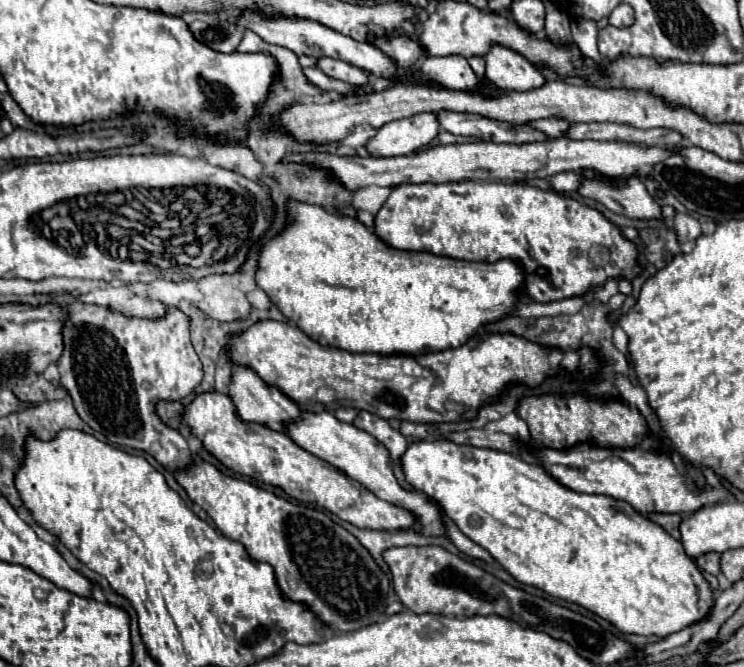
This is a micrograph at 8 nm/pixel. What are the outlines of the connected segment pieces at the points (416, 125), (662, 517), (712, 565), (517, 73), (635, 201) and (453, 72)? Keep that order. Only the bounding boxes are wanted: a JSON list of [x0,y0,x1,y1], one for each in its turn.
[[366,112,438,158],[648,514,682,538],[696,552,720,576],[486,46,546,92],[580,178,662,220],[418,56,482,90]]

